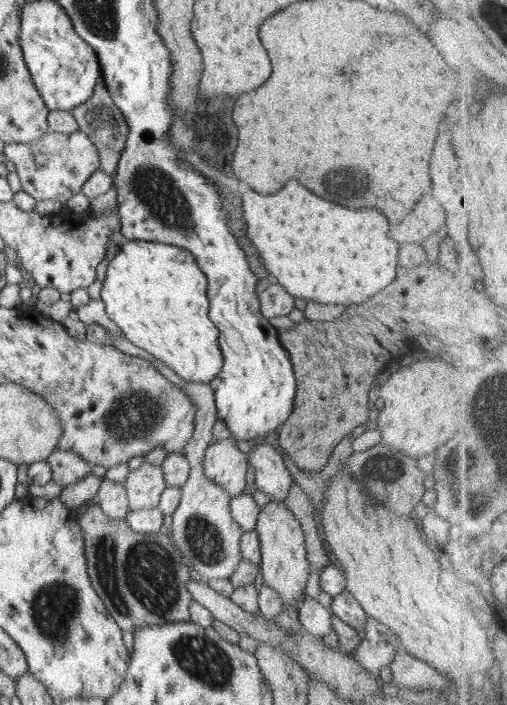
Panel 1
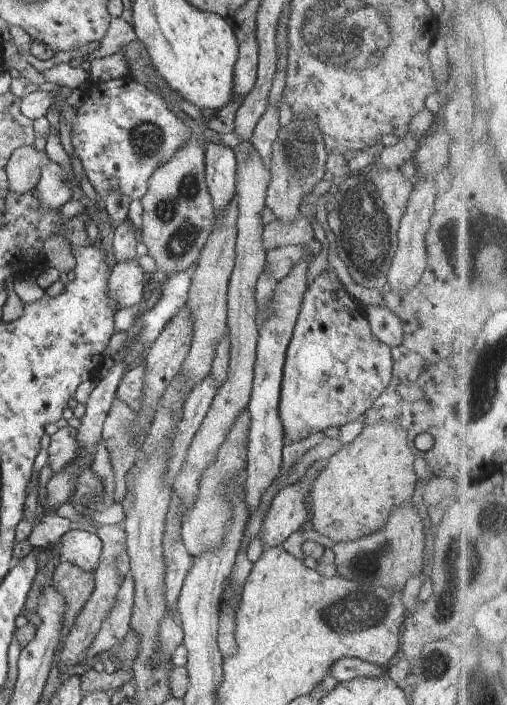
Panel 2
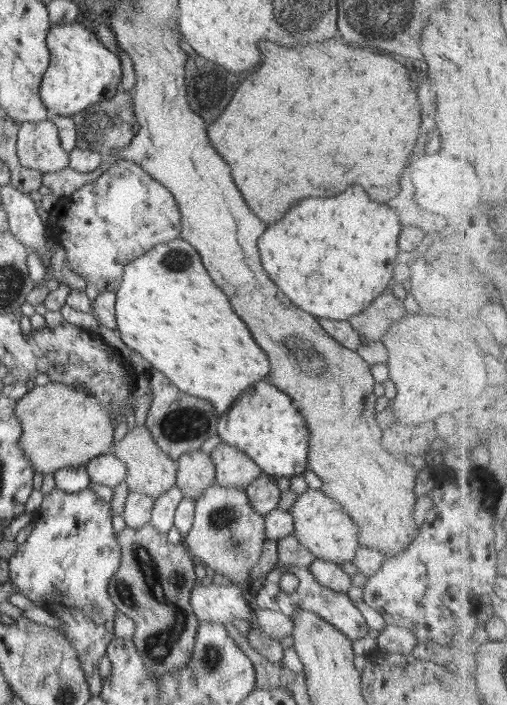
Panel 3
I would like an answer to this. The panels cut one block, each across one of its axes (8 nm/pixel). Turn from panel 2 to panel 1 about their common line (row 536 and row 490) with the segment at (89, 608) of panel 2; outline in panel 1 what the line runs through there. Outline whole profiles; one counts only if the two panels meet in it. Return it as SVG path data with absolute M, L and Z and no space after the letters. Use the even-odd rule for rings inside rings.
M102 479L95 502L112 520L126 520L129 502L124 483Z

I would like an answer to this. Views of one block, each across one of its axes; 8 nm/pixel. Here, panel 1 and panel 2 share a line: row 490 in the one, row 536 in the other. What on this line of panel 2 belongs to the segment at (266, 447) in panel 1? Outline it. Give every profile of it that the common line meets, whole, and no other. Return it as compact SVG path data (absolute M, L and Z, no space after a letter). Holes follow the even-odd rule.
M310 465L305 475L295 483L281 488L279 492L275 494L267 518L263 522L263 534L260 535L264 544L264 549L281 545L292 533L300 529L300 526L302 526L306 520L308 520L310 509L306 506L306 497L310 495L311 488L320 472L321 471L314 469L314 467Z

